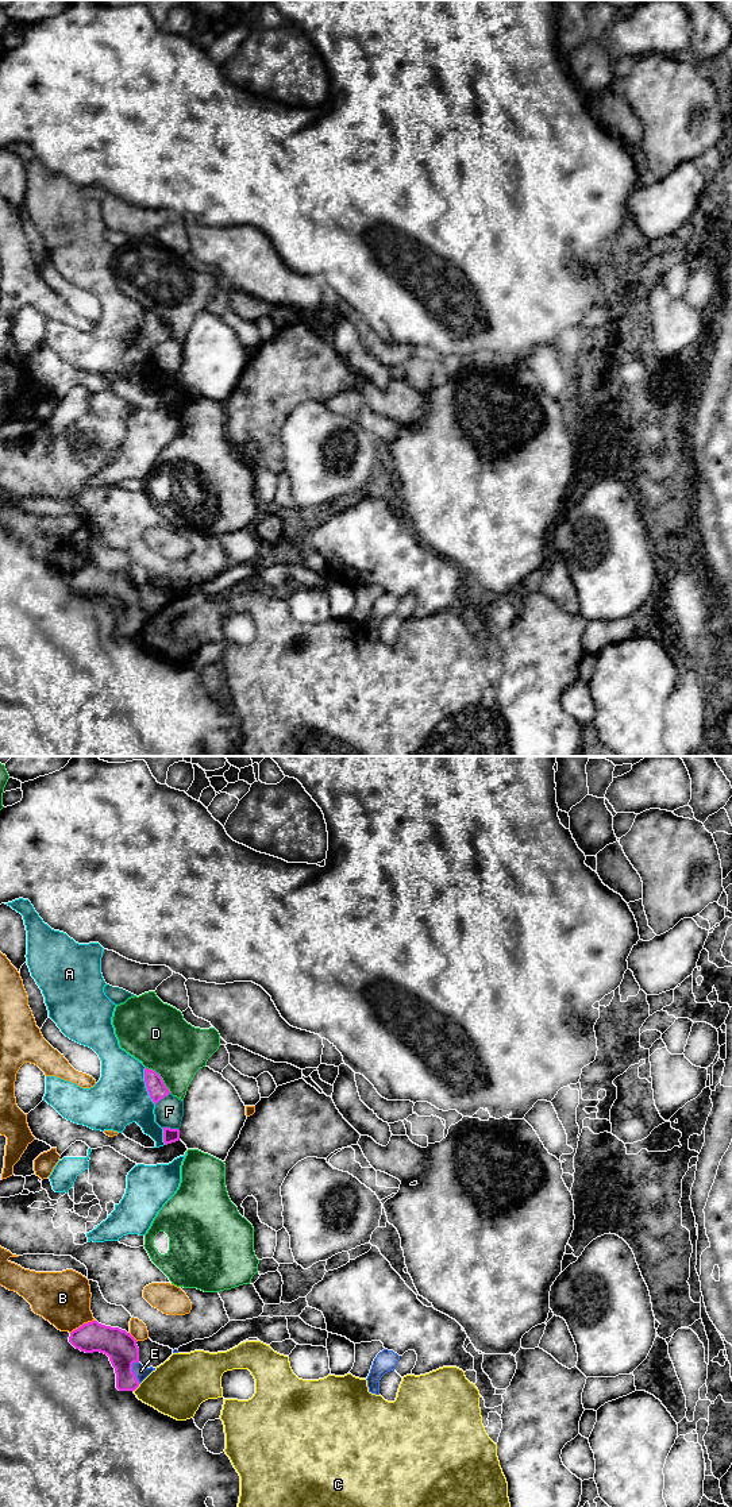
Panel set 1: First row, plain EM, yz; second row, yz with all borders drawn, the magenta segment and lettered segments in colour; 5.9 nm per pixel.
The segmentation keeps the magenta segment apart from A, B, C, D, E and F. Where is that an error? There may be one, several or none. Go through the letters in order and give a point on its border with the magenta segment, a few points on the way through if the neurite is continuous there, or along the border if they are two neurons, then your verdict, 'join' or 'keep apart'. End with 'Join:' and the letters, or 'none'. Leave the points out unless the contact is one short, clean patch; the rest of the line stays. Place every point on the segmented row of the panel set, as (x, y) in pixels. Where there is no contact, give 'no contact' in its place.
A: contact yz (146, 1086); keep apart
B: contact yz (84, 1324); keep apart
C: contact yz (137, 1387); keep apart
D: contact yz (161, 1078); keep apart
E: contact yz (133, 1372); way yz (120, 1346), (126, 1364), (133, 1372), (141, 1371); join
F: contact yz (169, 1128); keep apart
Join: E

